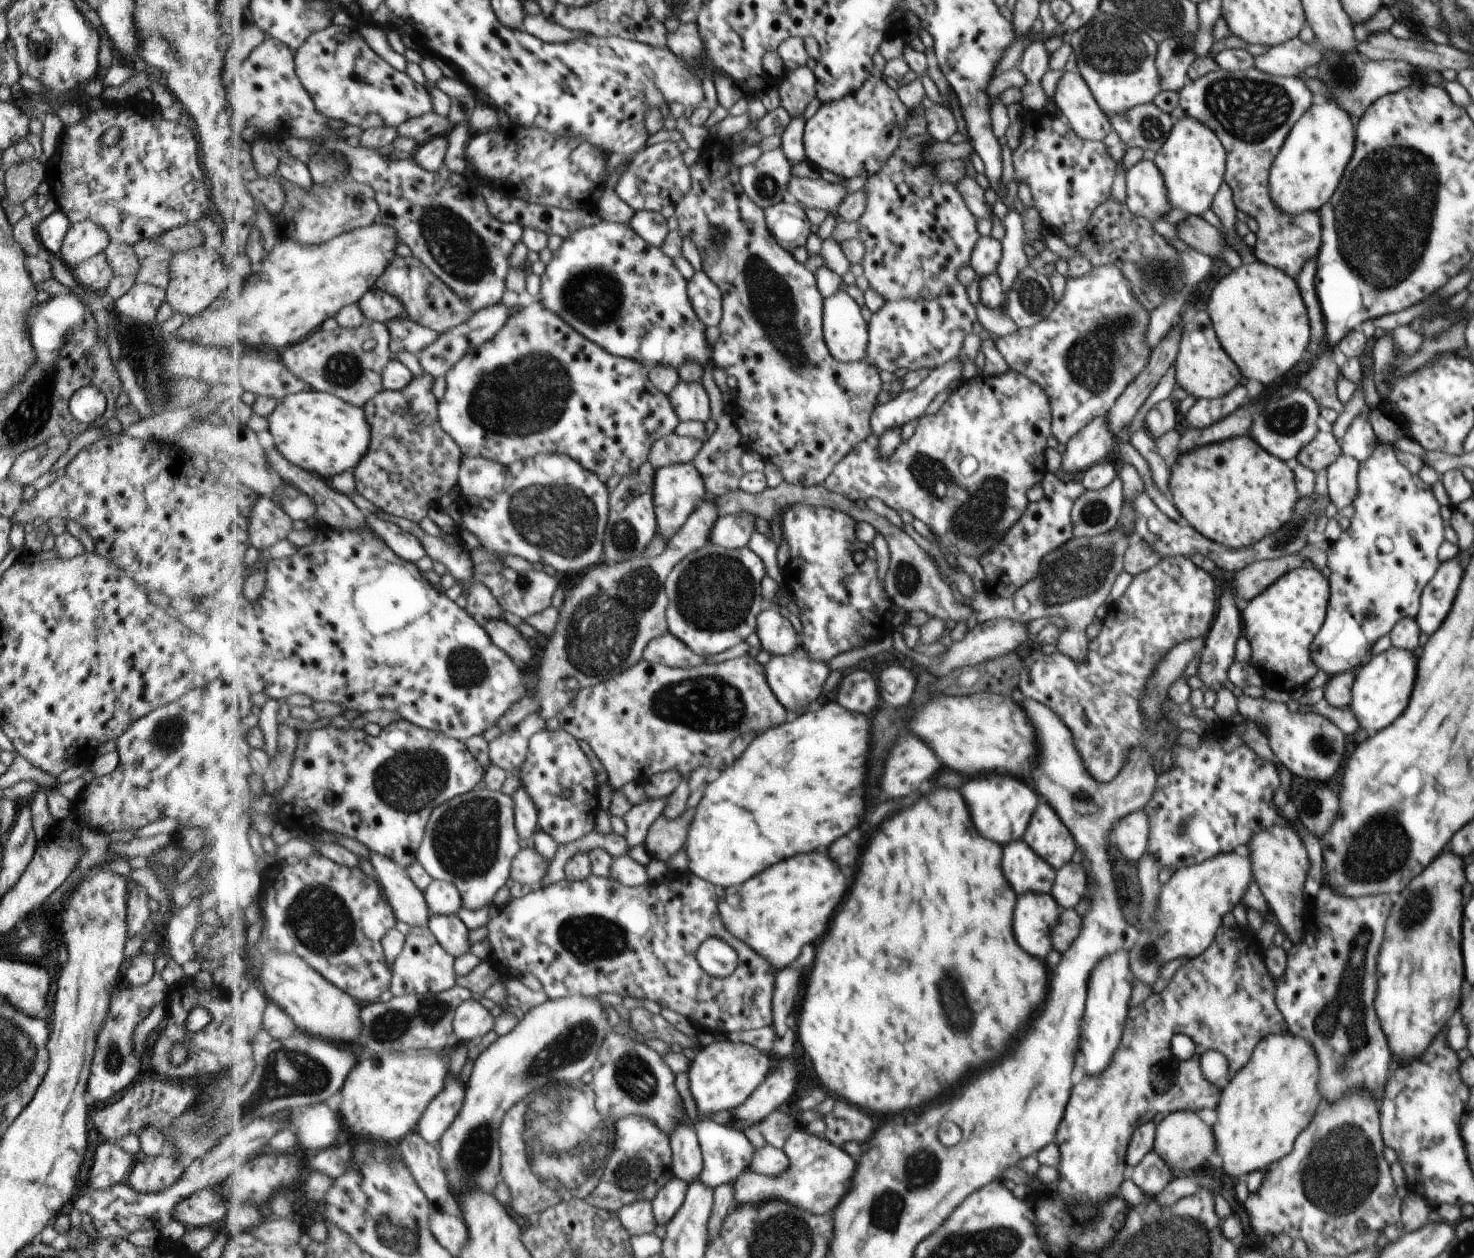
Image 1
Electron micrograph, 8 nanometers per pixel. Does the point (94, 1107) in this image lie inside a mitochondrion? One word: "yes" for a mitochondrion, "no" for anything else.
no

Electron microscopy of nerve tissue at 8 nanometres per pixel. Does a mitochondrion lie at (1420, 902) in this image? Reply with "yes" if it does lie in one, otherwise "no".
yes

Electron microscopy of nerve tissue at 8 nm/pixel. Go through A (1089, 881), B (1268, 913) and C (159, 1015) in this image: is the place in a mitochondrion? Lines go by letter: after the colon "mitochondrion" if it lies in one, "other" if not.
A: other
B: other
C: other

